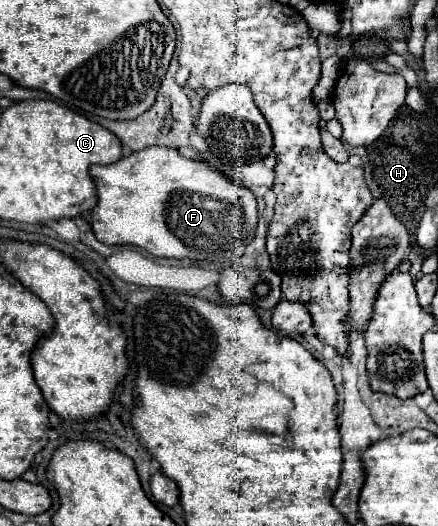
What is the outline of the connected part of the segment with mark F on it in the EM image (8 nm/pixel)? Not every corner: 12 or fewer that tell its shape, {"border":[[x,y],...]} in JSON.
{"border":[[152,146],[90,166],[104,244],[226,266],[252,192]]}

